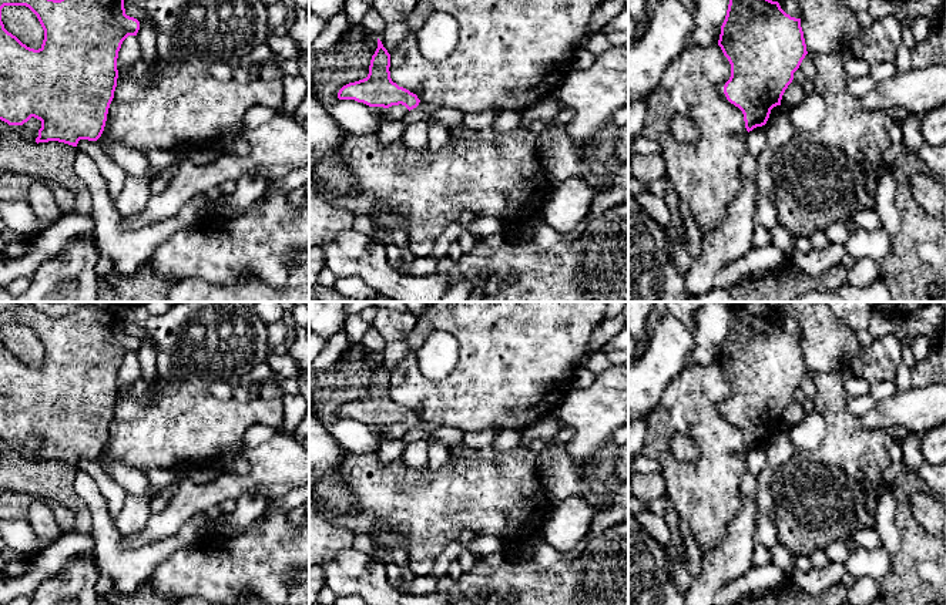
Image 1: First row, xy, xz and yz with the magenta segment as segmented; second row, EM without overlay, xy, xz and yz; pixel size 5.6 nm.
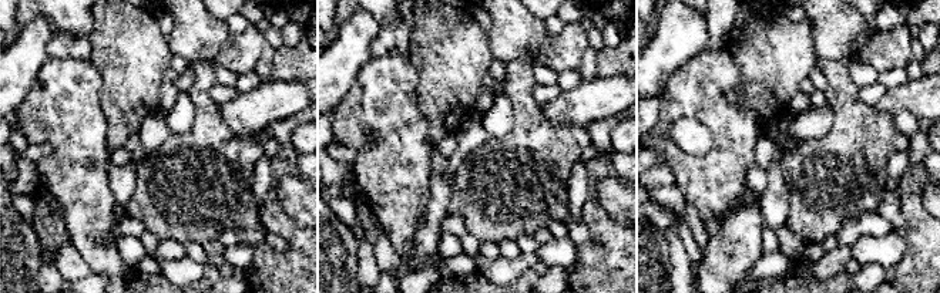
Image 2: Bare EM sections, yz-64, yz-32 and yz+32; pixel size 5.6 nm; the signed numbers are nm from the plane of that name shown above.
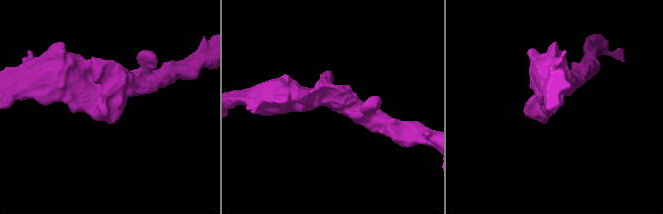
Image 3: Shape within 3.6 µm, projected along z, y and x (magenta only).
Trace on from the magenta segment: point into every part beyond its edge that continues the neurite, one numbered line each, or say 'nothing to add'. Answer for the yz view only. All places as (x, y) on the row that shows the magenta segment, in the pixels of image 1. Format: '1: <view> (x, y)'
nothing to add

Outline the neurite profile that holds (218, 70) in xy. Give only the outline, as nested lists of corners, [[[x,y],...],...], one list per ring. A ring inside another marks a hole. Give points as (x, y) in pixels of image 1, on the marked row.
[[[224,61],[212,63],[208,67],[207,73],[214,80],[218,80],[218,81],[222,81],[222,83],[234,80],[234,77],[235,77],[235,70],[229,64],[227,64]]]

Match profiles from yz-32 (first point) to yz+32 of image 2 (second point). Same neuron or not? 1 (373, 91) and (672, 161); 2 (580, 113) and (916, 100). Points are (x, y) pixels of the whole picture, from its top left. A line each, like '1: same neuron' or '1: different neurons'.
1: same neuron
2: same neuron

